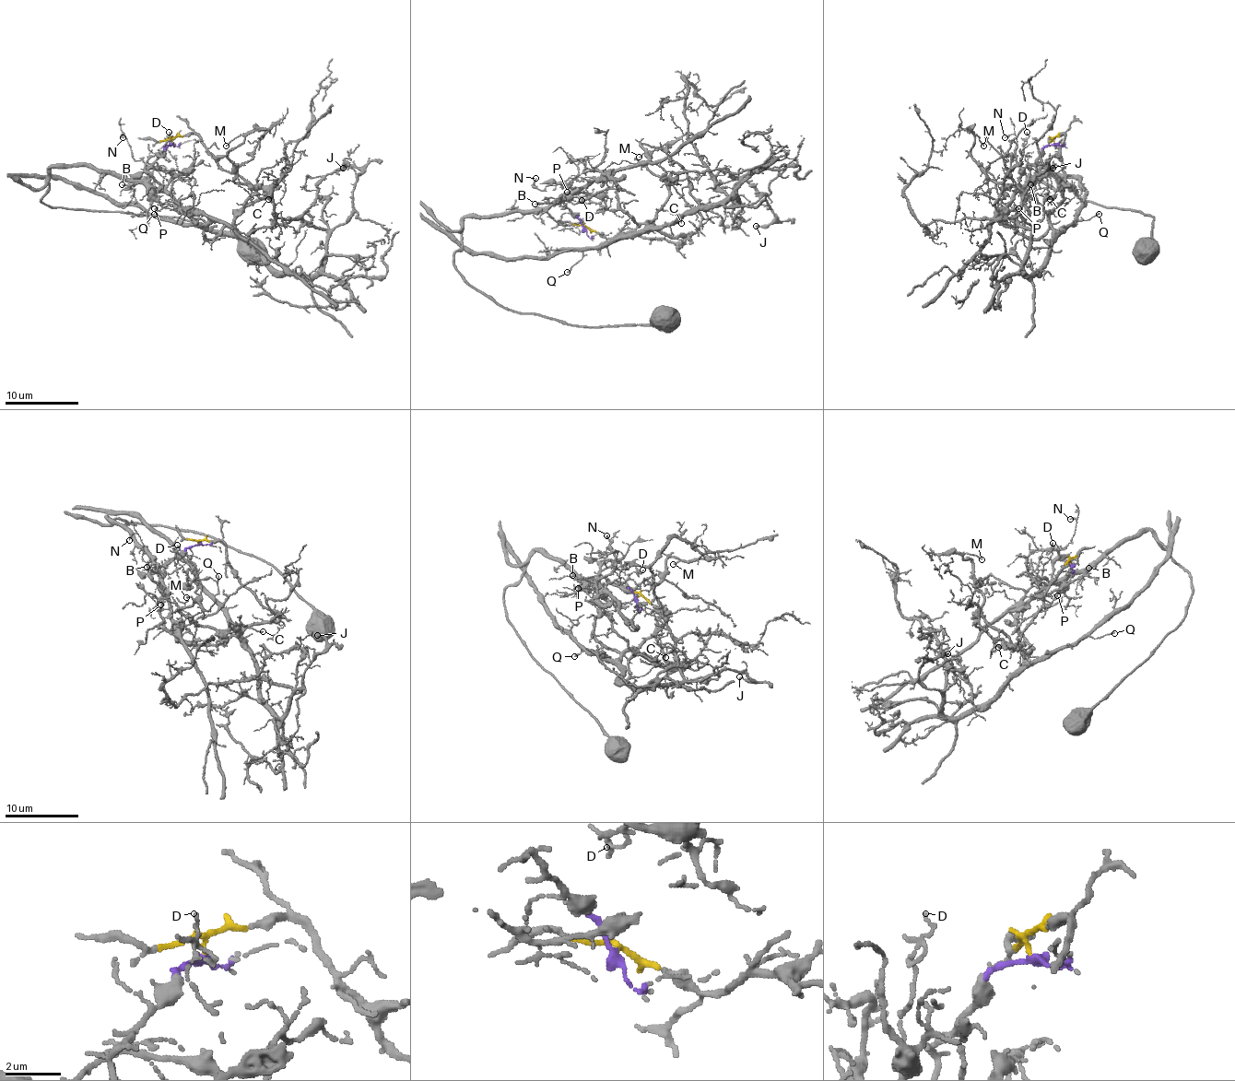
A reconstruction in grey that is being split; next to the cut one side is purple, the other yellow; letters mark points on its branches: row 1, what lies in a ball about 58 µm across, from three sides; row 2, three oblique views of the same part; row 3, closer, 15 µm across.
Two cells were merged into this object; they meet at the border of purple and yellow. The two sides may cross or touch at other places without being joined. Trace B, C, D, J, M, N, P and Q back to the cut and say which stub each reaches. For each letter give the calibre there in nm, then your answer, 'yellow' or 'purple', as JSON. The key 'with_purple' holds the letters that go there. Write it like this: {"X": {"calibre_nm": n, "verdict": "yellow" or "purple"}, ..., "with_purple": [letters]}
{"B": {"calibre_nm": 100, "verdict": "purple"}, "C": {"calibre_nm": 80, "verdict": "yellow"}, "D": {"calibre_nm": 120, "verdict": "purple"}, "J": {"calibre_nm": 160, "verdict": "yellow"}, "M": {"calibre_nm": 110, "verdict": "yellow"}, "N": {"calibre_nm": 140, "verdict": "purple"}, "P": {"calibre_nm": 70, "verdict": "purple"}, "Q": {"calibre_nm": 130, "verdict": "yellow"}, "with_purple": ["B", "D", "N", "P"]}

